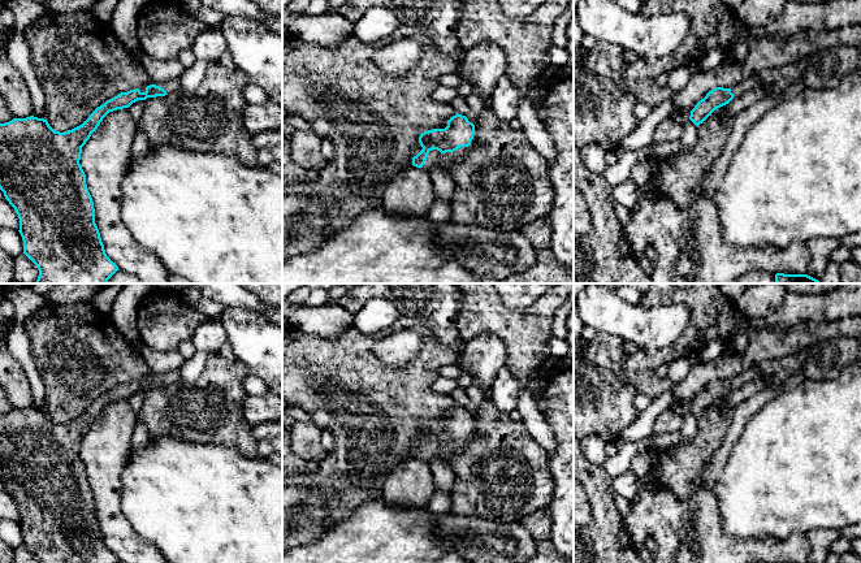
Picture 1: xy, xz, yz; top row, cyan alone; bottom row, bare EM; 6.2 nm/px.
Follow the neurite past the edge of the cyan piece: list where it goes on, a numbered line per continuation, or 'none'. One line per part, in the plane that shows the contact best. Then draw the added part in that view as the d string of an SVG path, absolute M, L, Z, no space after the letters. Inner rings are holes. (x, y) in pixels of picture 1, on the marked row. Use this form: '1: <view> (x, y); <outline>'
1: xz (435, 157); M460 147L454 152L441 153L437 150L432 150L423 165L423 169L430 172L434 166L442 164L447 173L451 173L451 168L457 163L462 163L468 153L468 147Z

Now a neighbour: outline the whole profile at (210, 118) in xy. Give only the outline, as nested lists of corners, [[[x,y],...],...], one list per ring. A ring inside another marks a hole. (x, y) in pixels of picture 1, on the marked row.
[[[213,64],[195,90],[147,98],[138,126],[151,148],[172,146],[229,155],[246,166],[258,166],[258,148],[243,126],[245,90],[250,83],[237,66]]]

